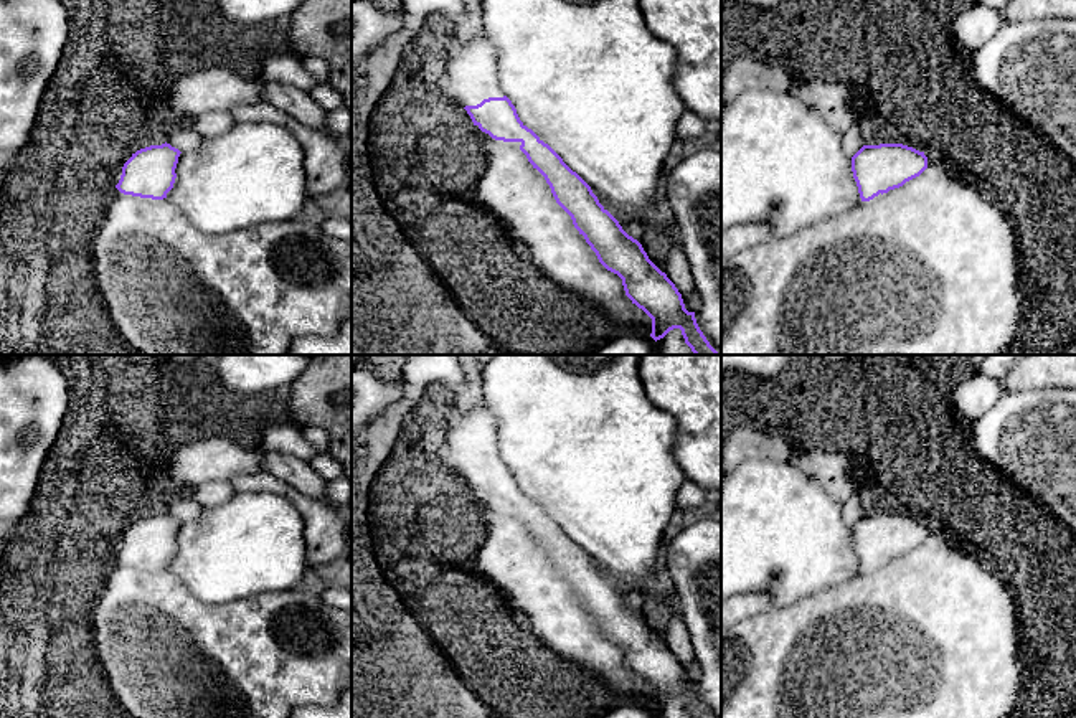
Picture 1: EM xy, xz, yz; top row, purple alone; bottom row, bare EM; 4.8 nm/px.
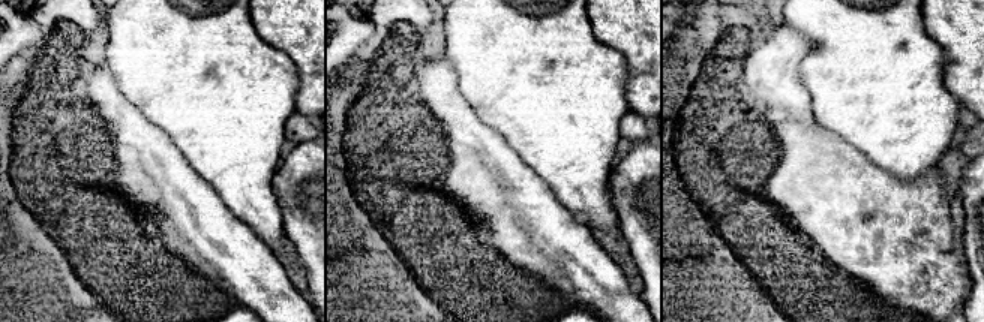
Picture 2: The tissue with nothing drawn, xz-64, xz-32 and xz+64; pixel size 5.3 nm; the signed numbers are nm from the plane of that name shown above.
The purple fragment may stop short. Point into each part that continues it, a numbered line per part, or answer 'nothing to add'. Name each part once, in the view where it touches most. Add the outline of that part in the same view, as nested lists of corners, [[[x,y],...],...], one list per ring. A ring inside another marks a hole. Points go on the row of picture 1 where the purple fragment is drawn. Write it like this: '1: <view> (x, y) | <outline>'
1: xz (472, 75) | [[[487,31],[470,43],[454,45],[444,79],[444,92],[462,107],[507,96],[498,83],[497,51]]]

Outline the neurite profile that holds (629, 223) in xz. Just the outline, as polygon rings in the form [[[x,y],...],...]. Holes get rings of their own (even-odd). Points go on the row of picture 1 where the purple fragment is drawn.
[[[591,187],[592,193],[597,196],[599,203],[604,206],[604,210],[607,210],[622,226],[622,229],[632,236],[634,239],[637,239],[644,251],[647,253],[649,259],[662,271],[665,272],[663,266],[649,253],[647,249],[647,241],[655,238],[655,236],[649,236],[644,228],[639,224],[637,218],[630,216],[630,215],[624,215],[621,211],[617,211],[612,205],[609,205],[592,187]]]

